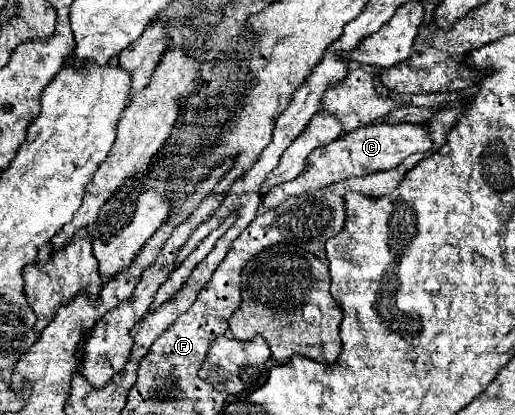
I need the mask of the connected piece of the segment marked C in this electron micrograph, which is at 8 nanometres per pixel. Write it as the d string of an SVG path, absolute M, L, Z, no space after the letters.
M370 124L370 126L360 126L352 132L342 134L340 138L330 142L328 146L316 148L308 156L304 172L300 176L296 176L294 180L272 186L268 190L268 194L264 194L262 206L268 208L268 210L274 210L292 196L312 192L312 190L320 190L328 184L338 182L338 180L352 178L352 176L366 176L366 174L380 172L380 170L390 170L392 166L398 166L406 156L410 156L414 152L426 152L428 148L432 148L432 140L428 138L426 128L420 126L420 124L396 124L396 126Z

